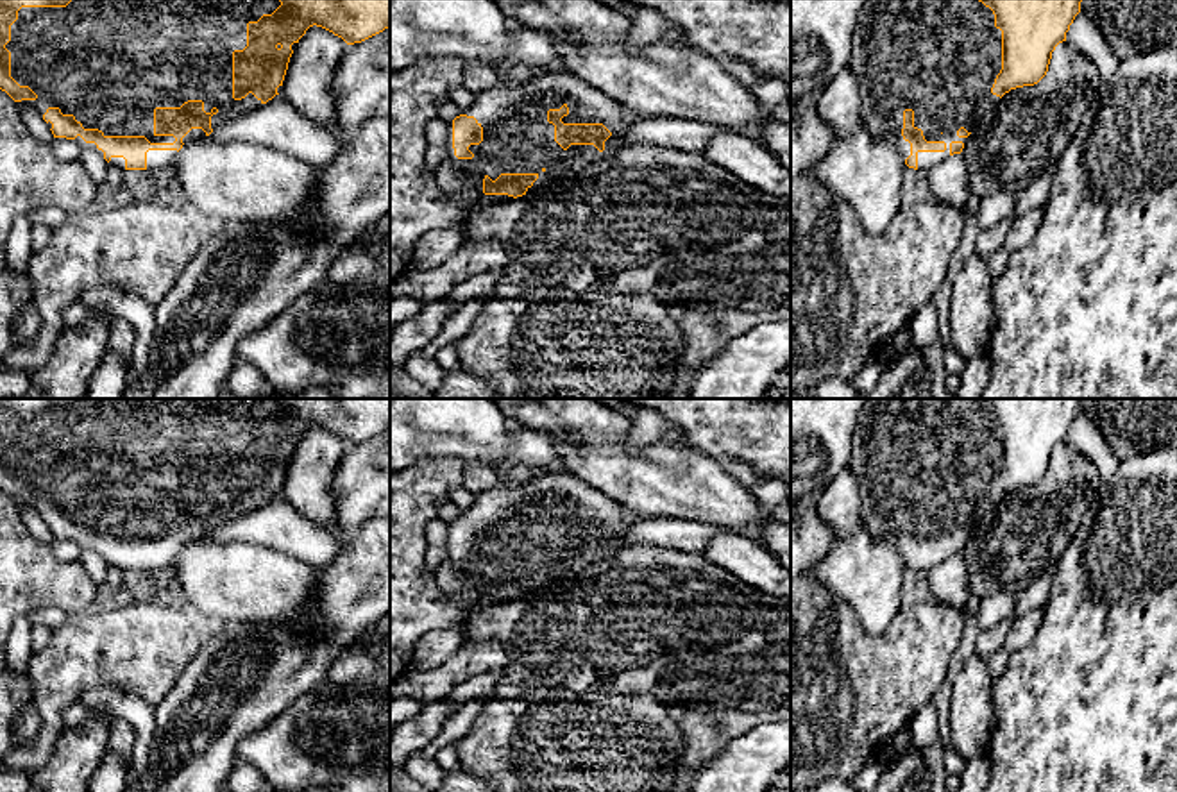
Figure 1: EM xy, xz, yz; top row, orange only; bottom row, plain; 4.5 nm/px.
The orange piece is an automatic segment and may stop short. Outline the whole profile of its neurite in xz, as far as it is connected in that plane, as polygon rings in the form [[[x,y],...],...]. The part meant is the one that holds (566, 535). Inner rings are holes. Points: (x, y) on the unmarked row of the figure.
[[[565,468],[546,470],[522,484],[501,483],[474,493],[472,506],[449,524],[447,561],[478,590],[479,604],[508,602],[624,549],[631,543],[624,533],[637,518]]]

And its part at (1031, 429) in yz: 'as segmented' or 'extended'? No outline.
extended

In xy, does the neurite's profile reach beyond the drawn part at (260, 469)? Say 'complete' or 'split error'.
split error

